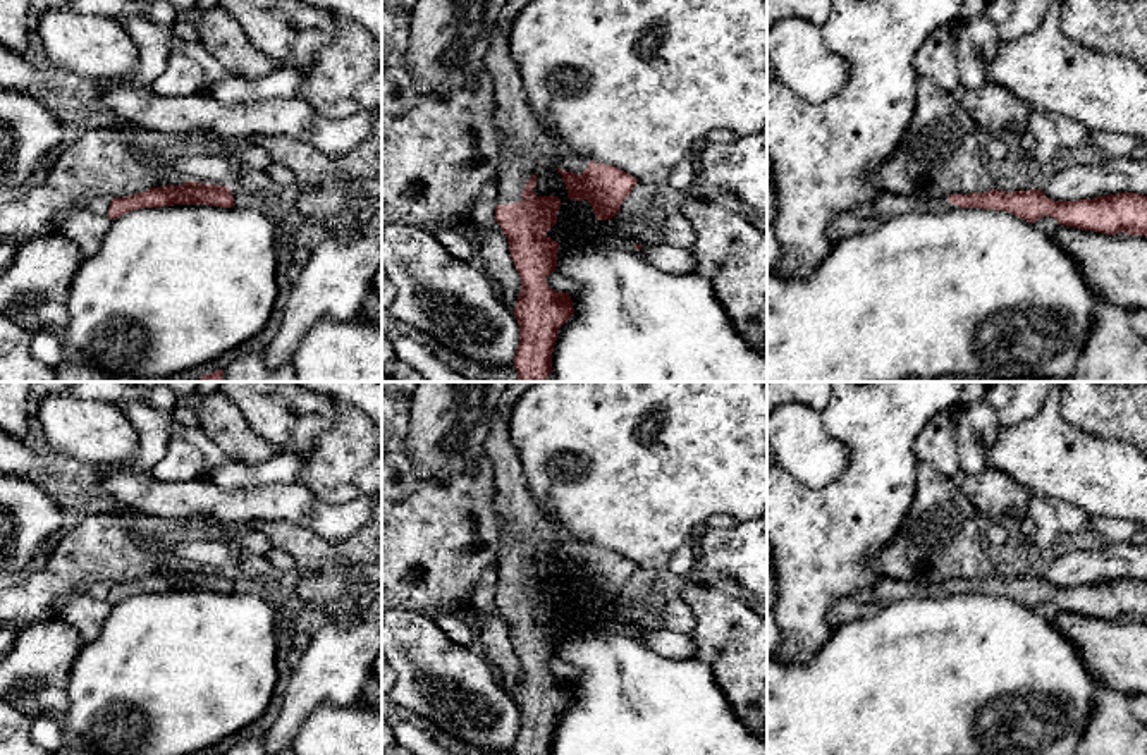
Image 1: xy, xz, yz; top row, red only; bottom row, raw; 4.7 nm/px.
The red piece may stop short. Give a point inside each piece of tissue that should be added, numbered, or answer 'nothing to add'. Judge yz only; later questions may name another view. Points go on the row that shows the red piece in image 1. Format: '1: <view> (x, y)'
1: yz (864, 219)

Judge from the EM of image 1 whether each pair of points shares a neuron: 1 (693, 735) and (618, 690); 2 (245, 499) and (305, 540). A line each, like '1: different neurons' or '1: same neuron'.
1: same neuron
2: different neurons

